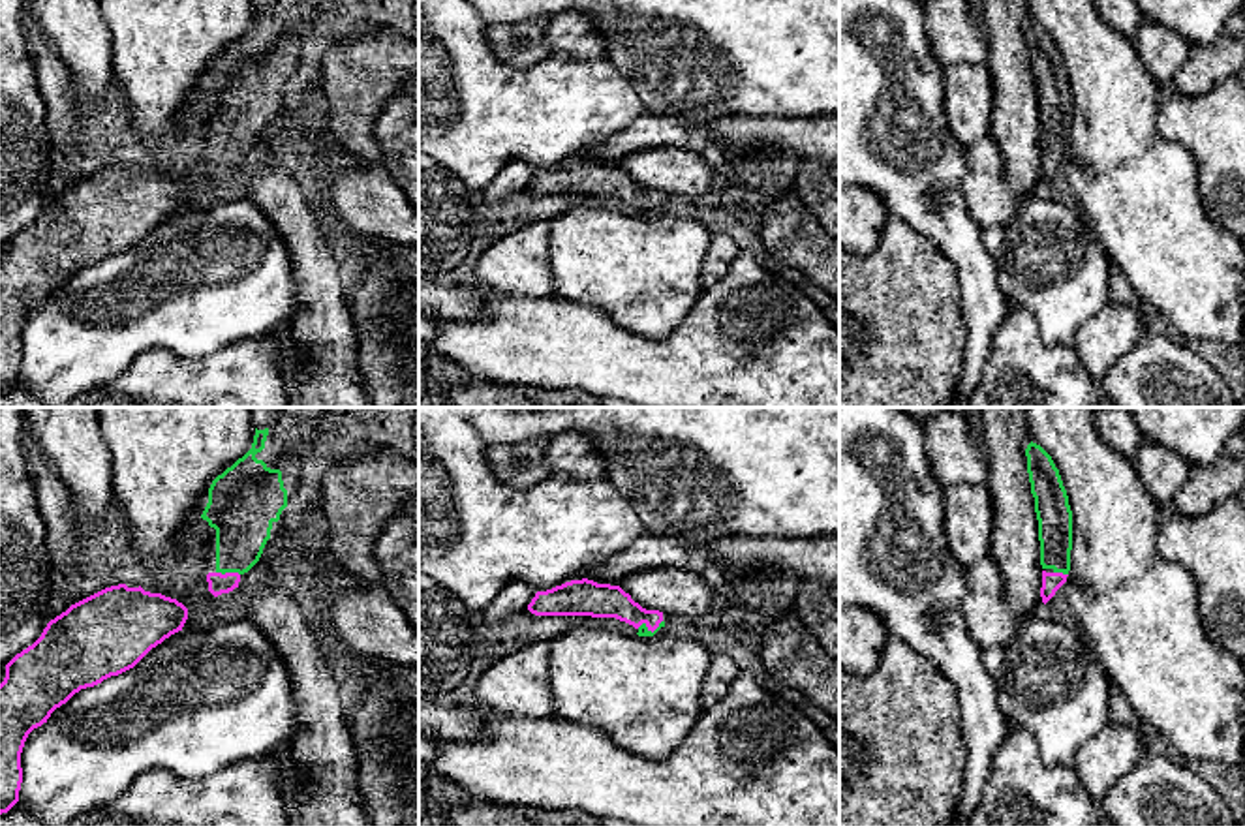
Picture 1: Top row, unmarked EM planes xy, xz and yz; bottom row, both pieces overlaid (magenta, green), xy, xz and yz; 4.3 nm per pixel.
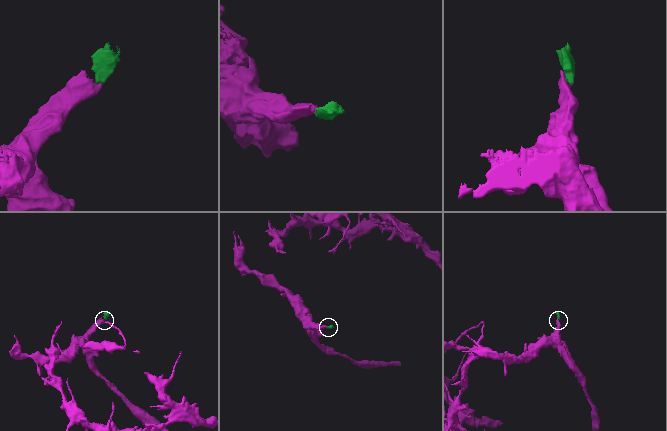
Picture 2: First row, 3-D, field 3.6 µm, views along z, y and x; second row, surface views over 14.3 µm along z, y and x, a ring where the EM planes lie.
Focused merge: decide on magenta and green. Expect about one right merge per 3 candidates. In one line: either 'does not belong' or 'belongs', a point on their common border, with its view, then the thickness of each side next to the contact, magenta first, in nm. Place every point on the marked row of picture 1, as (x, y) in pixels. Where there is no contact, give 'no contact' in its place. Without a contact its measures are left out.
belongs; meets magenta in xy at (228, 573); 90 nm thick on the magenta side, 260 nm on the other

